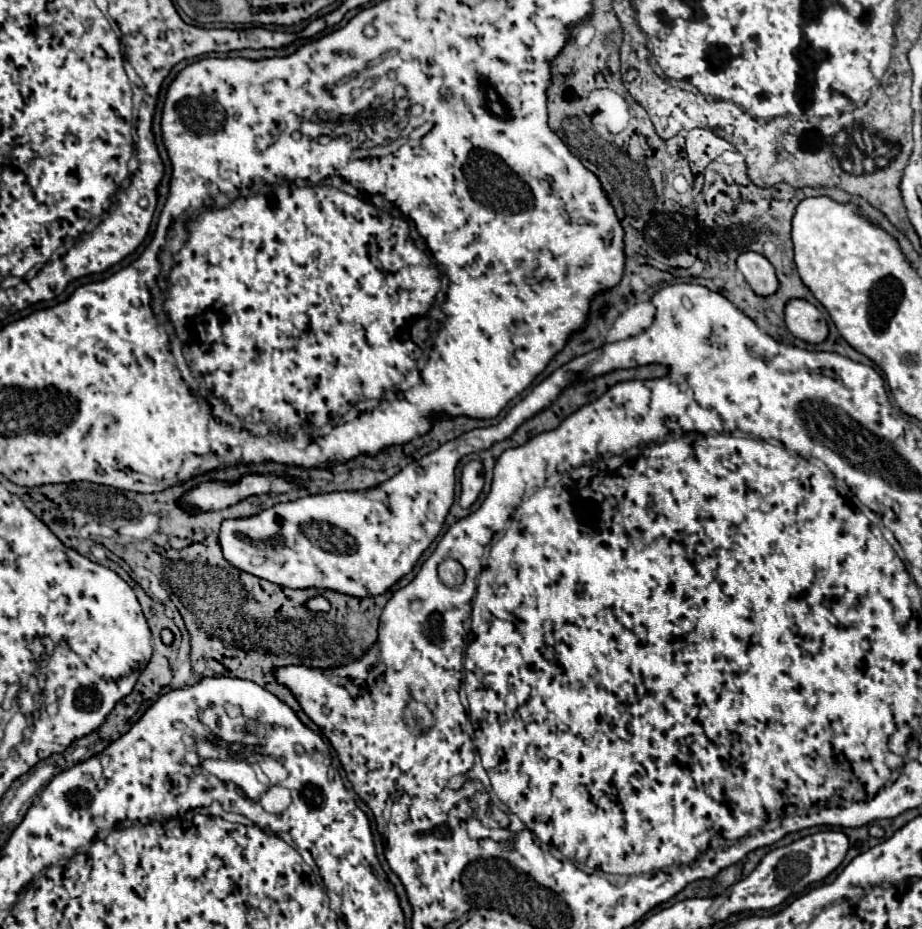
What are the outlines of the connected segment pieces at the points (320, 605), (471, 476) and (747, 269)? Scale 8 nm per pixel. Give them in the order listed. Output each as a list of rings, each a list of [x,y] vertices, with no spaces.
[[[317,595],[317,597],[311,597],[307,603],[305,603],[305,607],[309,609],[309,611],[329,611],[331,609],[331,603],[325,599],[325,597],[321,597],[321,595]]]
[[[469,461],[463,467],[463,473],[461,473],[461,497],[459,497],[459,505],[463,509],[473,505],[475,499],[479,497],[481,489],[483,489],[483,479],[479,479],[479,461]]]
[[[741,253],[737,257],[737,267],[745,275],[745,281],[751,285],[751,289],[759,295],[771,295],[777,291],[779,281],[775,277],[773,265],[761,255],[761,253]]]

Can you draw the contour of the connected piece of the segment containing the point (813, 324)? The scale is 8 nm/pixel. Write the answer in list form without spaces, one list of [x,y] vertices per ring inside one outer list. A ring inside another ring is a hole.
[[[793,299],[785,305],[785,323],[795,337],[807,343],[821,343],[827,337],[827,321],[823,313],[805,299]]]

